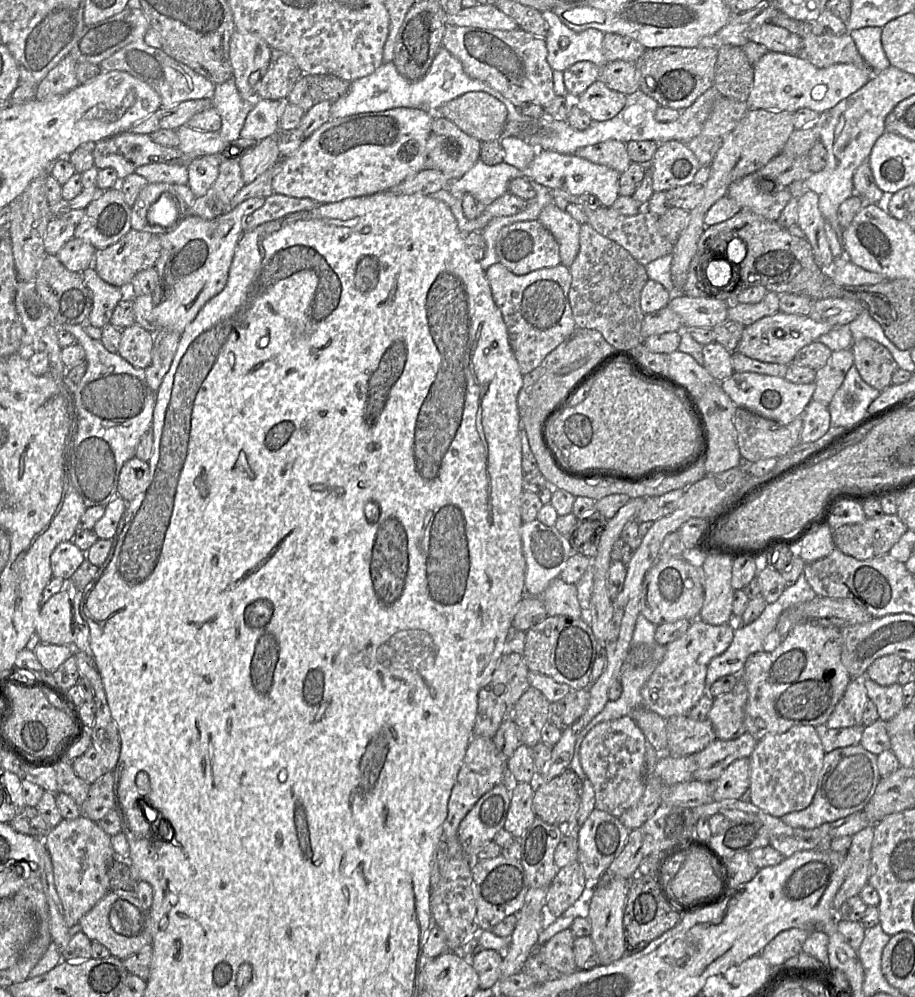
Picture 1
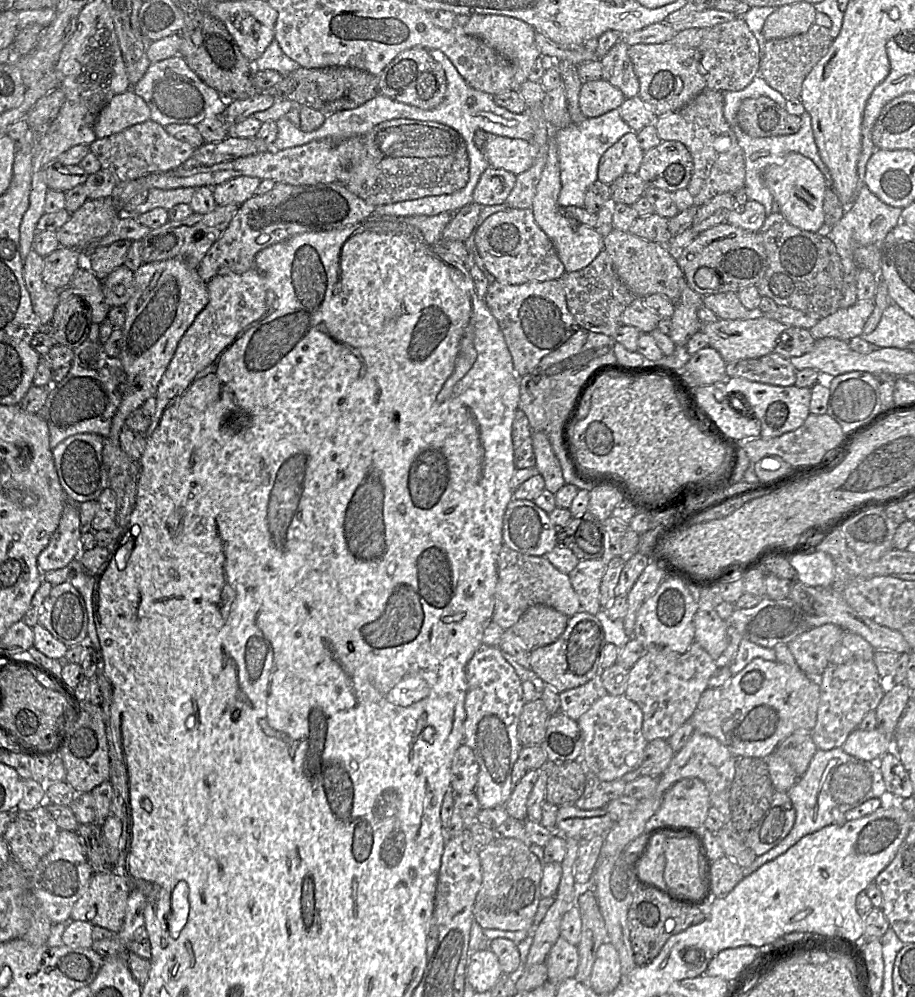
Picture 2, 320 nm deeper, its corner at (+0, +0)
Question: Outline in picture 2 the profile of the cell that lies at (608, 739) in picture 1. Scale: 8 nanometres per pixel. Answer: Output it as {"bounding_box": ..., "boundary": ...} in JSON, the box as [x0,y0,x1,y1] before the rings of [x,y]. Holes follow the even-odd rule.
{"bounding_box":[577,694,648,781],"boundary":[[[606,694],[599,698],[577,721],[583,735],[583,753],[579,760],[601,781],[615,781],[639,769],[648,741],[643,735],[643,713],[626,695]]]}

